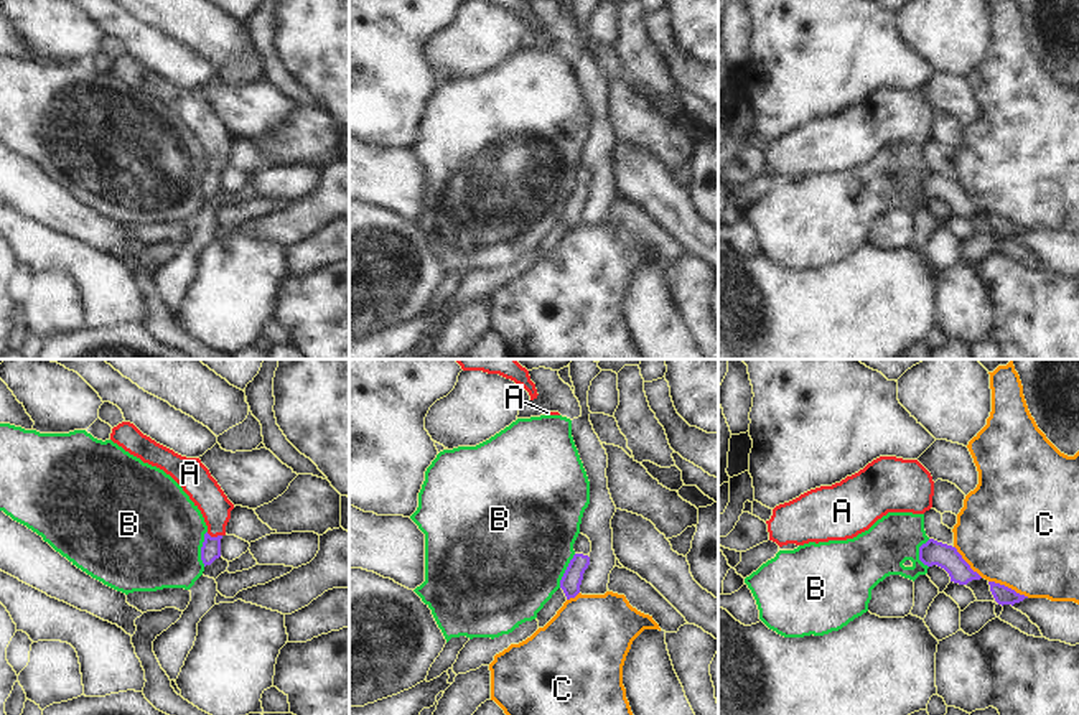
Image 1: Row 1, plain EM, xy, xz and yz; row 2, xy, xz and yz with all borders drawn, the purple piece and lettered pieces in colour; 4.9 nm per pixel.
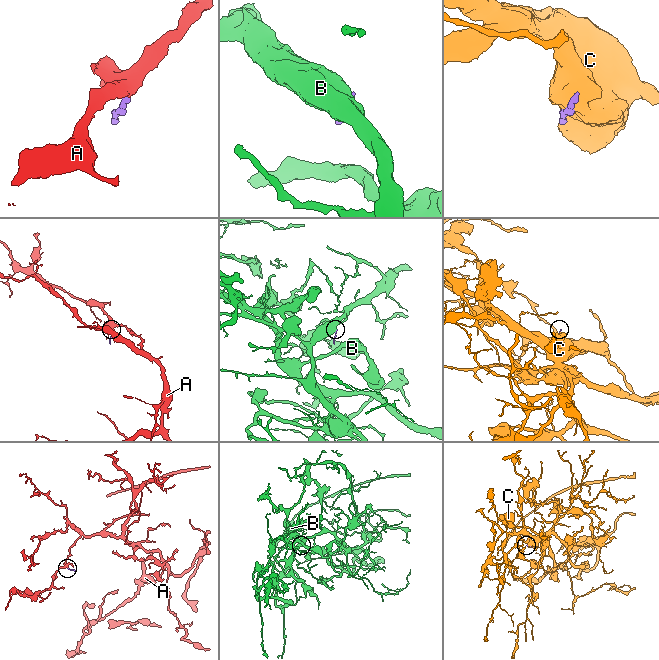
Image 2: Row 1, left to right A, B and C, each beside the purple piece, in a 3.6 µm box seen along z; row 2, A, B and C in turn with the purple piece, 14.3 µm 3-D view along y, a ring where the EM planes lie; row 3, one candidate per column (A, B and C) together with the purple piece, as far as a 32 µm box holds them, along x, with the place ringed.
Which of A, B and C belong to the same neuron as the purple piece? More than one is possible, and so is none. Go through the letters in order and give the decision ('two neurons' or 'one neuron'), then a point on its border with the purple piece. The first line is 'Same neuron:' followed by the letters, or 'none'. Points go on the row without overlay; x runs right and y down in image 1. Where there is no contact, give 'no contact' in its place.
Same neuron: A
A: one neuron; contact xy (214, 168)
B: two neurons; contact xy (201, 180)
C: two neurons; contact yz (1007, 218)

